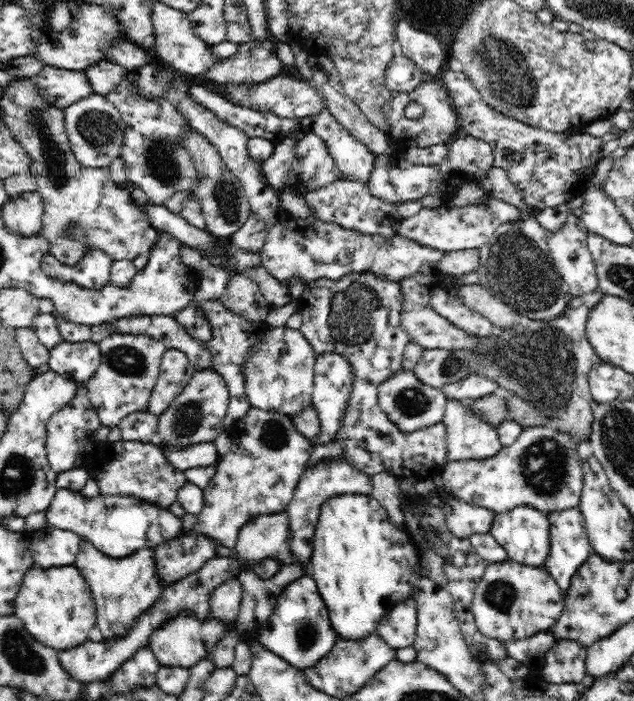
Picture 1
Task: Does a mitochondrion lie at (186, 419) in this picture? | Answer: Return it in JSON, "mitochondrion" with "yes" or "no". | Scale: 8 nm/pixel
{"mitochondrion":"yes"}

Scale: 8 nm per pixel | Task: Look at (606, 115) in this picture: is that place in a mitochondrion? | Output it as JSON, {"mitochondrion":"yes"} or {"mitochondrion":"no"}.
{"mitochondrion":"no"}

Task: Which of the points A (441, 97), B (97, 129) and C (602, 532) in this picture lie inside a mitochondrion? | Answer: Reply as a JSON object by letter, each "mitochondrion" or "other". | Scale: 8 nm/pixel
{"A":"other","B":"mitochondrion","C":"other"}

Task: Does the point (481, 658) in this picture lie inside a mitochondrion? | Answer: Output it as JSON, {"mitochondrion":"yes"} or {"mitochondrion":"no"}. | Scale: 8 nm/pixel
{"mitochondrion":"no"}

